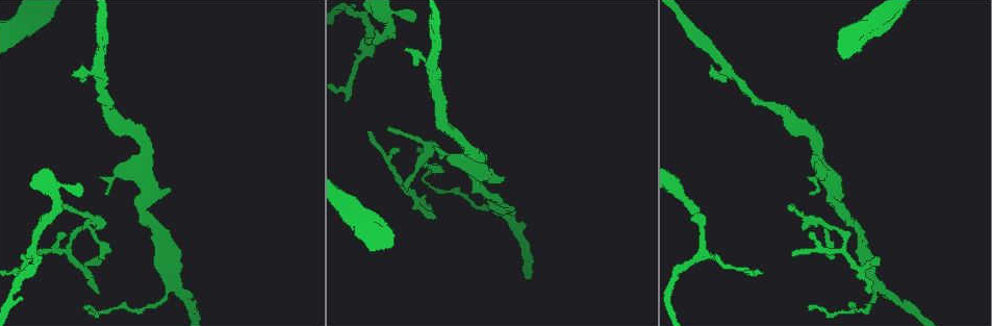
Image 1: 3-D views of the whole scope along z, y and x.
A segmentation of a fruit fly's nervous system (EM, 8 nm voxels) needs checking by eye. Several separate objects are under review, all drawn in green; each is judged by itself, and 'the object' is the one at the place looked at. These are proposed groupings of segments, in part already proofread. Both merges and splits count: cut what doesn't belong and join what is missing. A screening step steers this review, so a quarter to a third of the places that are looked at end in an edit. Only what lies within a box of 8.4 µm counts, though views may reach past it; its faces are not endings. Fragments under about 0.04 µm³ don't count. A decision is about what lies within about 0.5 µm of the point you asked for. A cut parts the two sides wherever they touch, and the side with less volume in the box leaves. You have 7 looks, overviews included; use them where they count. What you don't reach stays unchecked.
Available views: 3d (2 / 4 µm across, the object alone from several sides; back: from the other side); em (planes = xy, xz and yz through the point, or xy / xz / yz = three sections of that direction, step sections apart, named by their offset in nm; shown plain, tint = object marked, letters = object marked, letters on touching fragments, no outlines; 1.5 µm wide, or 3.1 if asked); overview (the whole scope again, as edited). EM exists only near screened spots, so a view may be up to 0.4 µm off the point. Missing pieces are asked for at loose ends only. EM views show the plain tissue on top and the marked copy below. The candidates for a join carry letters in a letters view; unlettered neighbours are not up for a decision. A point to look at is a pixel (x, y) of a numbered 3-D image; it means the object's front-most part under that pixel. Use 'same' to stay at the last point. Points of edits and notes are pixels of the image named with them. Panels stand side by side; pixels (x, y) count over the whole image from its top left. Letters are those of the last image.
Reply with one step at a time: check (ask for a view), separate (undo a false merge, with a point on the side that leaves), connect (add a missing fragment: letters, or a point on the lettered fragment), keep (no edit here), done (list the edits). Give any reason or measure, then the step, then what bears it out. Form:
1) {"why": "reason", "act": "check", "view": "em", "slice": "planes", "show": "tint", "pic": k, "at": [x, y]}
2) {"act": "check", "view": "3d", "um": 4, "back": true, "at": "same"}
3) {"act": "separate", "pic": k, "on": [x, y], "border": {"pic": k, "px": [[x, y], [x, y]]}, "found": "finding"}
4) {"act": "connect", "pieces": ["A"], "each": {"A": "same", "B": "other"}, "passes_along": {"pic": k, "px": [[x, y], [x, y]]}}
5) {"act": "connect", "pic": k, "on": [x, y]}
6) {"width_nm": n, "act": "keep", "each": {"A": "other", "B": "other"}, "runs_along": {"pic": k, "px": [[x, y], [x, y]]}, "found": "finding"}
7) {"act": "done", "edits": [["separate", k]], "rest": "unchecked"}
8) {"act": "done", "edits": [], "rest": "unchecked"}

{"why": "tapers out", "act": "check", "view": "3d", "um": 4, "pic": 1, "at": [73, 74]}

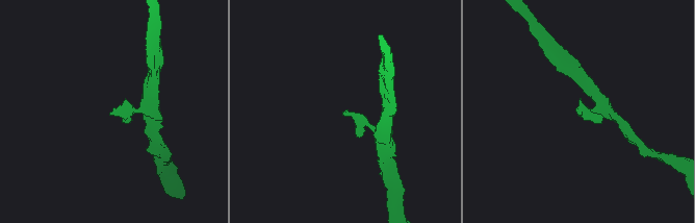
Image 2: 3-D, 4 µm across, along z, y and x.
{"why": "shape alone is not enough", "act": "check", "view": "em", "slice": "yz", "step": 4, "show": "letters", "pic": 2, "at": [578, 111]}

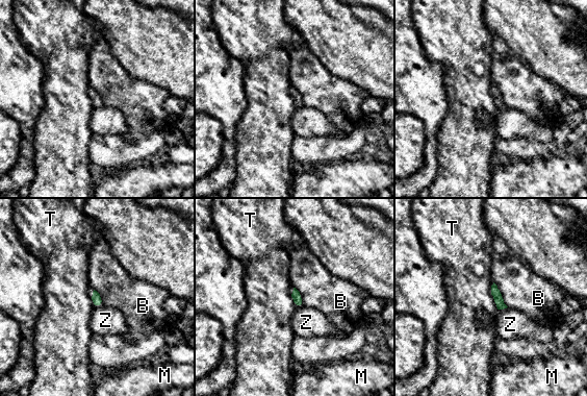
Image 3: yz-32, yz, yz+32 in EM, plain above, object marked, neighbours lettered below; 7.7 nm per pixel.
{"act": "keep", "each": {"B": "other", "M": "other", "T": "other", "Z": "other"}, "found": "no lettered fragment goes on from it"}

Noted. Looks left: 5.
{"why": "branch stops here", "act": "check", "view": "em", "slice": "planes", "show": "letters", "pic": 1, "at": [389, 126]}

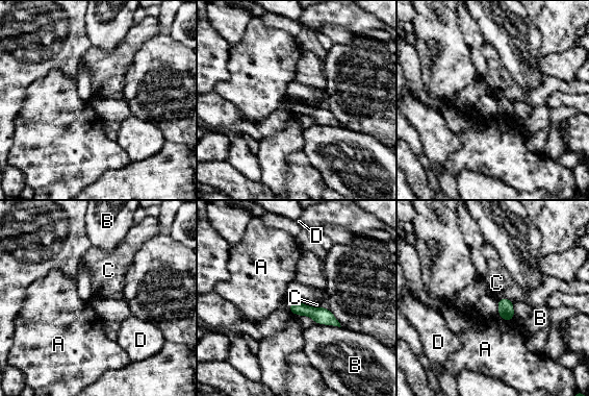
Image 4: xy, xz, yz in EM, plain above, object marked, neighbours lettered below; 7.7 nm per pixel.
{"act": "keep", "each": {"A": "other", "B": "other", "C": "other", "D": "other"}, "border": {"pic": 4, "px": [[497, 299], [509, 298], [512, 301]]}, "found": "no lettered fragment goes on from it"}

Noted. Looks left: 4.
{"act": "check", "view": "em", "slice": "planes", "show": "letters", "pic": 1, "at": [877, 258]}

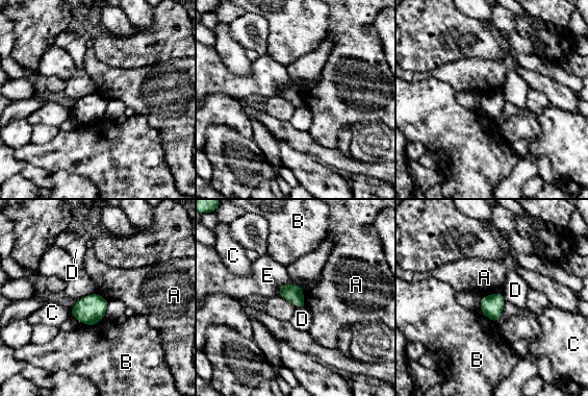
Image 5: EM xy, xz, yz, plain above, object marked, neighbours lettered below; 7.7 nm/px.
{"width_nm": 140, "longest_contact_nm": ["E", 160], "act": "keep", "each": {"A": "other", "B": "other", "C": "other", "D": "other", "E": "other"}, "found": "no lettered fragment goes on from it"}

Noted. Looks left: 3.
{"act": "done", "edits": [], "rest": "unchecked"}

